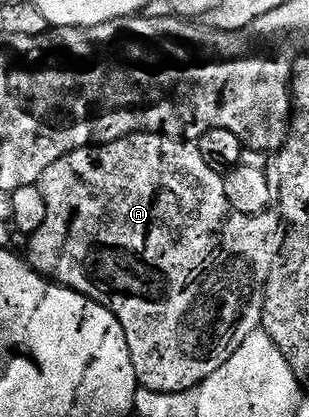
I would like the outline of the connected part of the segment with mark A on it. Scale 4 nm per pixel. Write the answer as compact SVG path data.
M133 132L111 144L90 148L82 148L79 152L71 152L62 156L48 170L44 170L40 187L44 194L44 203L48 206L48 218L44 218L44 226L29 237L30 249L24 252L25 259L31 268L40 275L61 284L63 288L71 288L104 306L124 326L124 334L128 338L128 350L132 354L132 366L136 366L136 378L139 385L153 392L187 392L192 386L204 382L208 374L216 374L236 350L248 338L248 334L259 331L262 322L262 307L268 274L274 261L279 259L282 243L286 237L284 221L277 211L267 210L259 216L245 216L234 212L228 202L228 194L224 194L223 173L212 170L204 157L200 155L197 143L185 138L162 136L159 132Z

